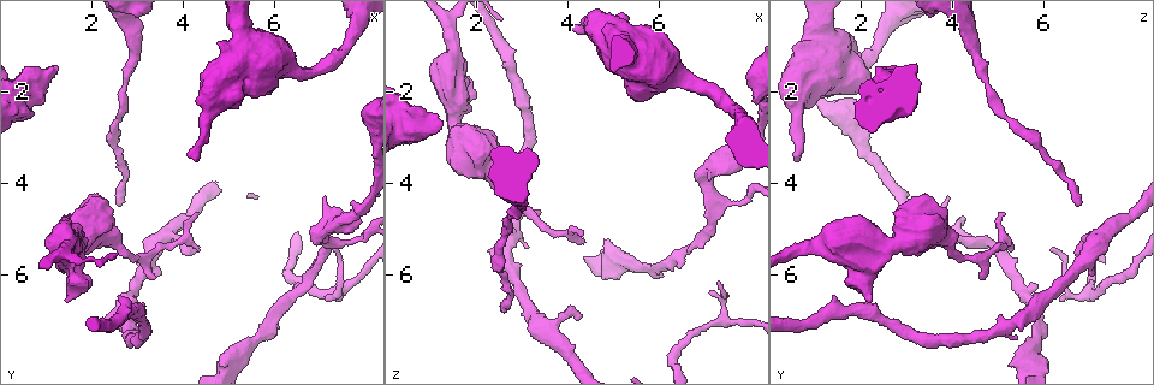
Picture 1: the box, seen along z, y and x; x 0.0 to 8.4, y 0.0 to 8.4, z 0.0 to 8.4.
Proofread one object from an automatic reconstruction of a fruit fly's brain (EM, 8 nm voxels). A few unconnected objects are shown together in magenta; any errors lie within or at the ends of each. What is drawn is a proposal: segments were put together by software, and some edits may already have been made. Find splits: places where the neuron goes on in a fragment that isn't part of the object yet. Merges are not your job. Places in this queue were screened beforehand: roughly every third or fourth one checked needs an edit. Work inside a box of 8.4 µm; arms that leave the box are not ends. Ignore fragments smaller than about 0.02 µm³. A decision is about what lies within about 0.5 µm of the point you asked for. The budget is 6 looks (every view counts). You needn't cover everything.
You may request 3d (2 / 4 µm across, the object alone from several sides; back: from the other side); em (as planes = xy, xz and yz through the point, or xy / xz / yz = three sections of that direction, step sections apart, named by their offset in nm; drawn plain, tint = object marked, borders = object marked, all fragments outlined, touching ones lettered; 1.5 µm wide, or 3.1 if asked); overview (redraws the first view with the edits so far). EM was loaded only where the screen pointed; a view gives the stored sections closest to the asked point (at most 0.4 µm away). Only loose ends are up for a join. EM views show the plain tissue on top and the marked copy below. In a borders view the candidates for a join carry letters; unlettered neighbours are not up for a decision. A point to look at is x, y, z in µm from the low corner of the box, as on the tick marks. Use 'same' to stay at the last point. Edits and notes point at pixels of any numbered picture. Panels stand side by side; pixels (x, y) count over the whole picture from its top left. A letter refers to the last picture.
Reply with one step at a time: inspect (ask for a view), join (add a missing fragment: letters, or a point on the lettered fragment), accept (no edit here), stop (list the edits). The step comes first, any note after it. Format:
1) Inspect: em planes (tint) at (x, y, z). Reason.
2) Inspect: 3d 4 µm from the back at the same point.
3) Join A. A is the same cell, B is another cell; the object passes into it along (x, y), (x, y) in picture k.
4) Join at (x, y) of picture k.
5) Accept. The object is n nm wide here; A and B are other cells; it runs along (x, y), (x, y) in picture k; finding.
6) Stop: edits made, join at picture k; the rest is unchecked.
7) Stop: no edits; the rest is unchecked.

Inspect: 3d 4 µm at (1.25, 1.50, 2.65). An open end.

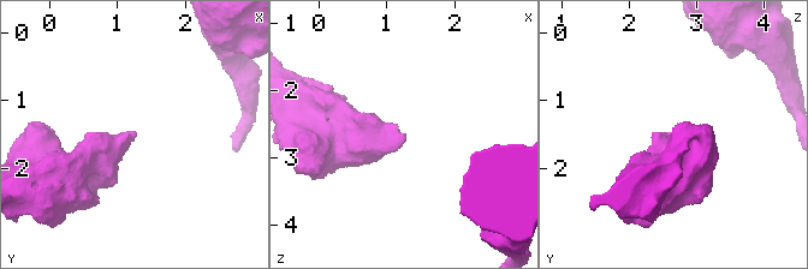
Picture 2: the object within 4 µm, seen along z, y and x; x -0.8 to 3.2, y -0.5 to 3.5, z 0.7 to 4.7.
Inspect: em xy step 4 (tint) at (1.25, 1.45, 2.65). Now the EM.

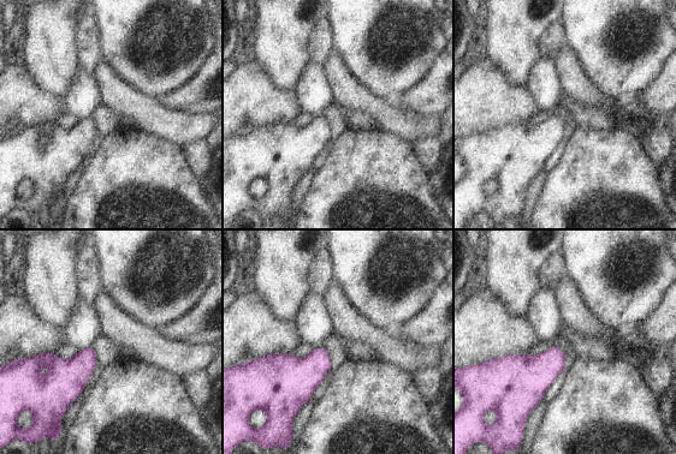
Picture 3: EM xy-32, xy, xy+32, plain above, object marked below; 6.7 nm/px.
Inspect: em planes (borders) at the same point. Cut it another way.

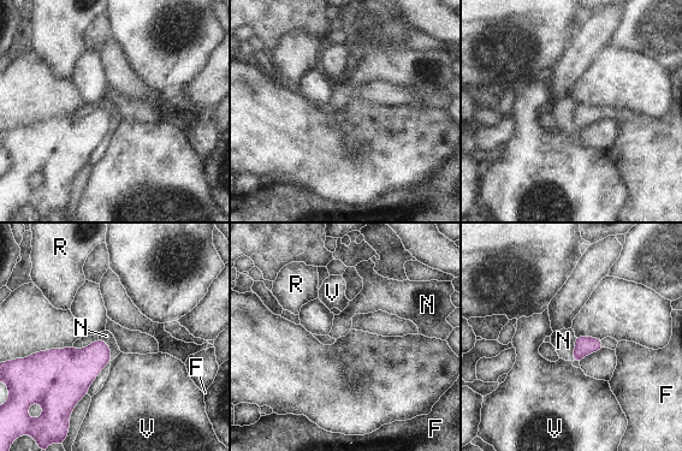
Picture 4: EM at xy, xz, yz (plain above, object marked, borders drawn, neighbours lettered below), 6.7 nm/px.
Accept. The longest contact is with N, 180 nm; F, N, R and V are other cells; a border runs along (99, 338), (108, 345), (112, 360) in picture 4; no lettered fragment goes on from it.

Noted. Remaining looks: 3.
Inspect: em planes (borders) at (4.30, 4.60, 5.05). Branch stops here.

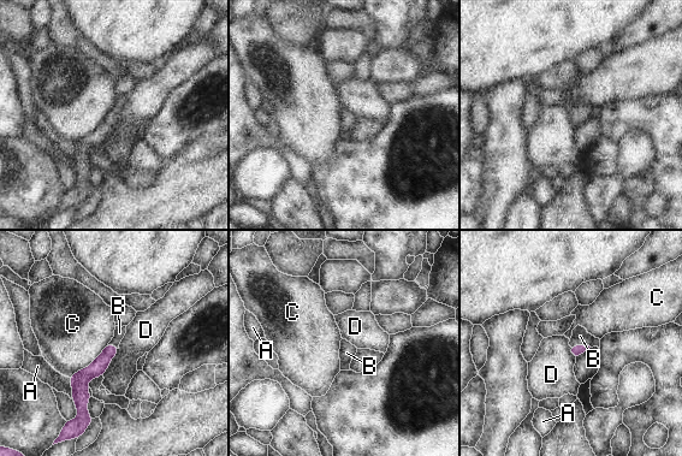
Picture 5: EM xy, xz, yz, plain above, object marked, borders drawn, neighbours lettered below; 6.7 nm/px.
Join B. B is the same cell, A, C and D are other cells; the object passes into it along (576, 350), (581, 345), (580, 336) in picture 5; the neuron continues.

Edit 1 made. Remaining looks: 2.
Stop: edits made, join at picture 5; the rest is unchecked.

